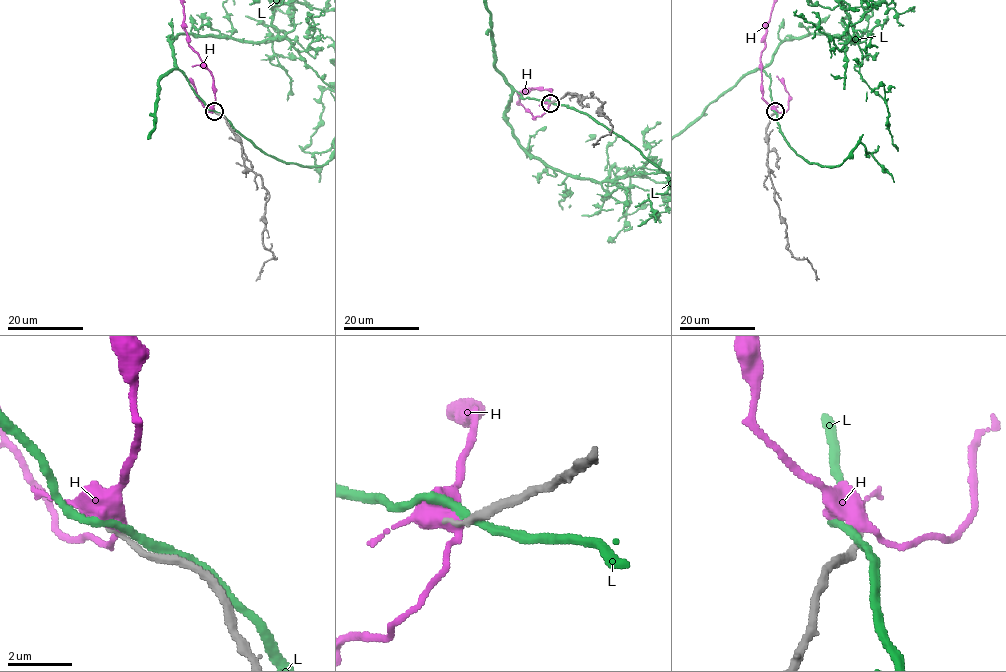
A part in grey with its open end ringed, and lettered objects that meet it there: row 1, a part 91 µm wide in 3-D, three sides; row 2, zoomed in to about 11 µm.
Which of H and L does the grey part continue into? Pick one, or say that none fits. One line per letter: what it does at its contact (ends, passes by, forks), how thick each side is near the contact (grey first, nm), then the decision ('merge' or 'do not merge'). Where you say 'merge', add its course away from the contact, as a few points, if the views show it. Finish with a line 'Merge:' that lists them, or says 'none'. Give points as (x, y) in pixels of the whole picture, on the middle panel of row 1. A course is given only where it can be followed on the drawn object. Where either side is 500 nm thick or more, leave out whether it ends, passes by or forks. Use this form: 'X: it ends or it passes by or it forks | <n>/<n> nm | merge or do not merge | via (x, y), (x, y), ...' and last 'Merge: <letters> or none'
H: it passes by | 170/460 nm | do not merge
L: it passes by | 260/240 nm | do not merge
Merge: none

